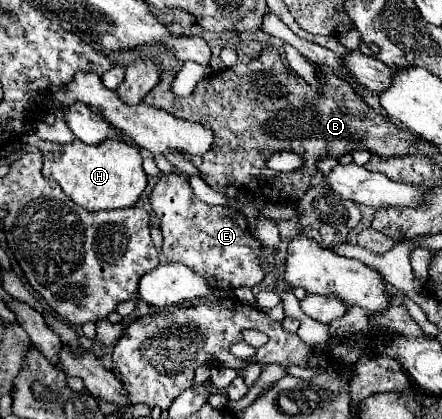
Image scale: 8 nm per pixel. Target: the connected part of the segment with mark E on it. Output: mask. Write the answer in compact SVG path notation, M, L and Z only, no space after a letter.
M180 174L158 176L158 182L150 194L150 206L160 220L160 230L164 236L162 254L168 262L188 266L214 290L232 290L240 286L254 288L262 282L262 244L250 234L246 218L236 208L204 204L196 198L188 178Z

